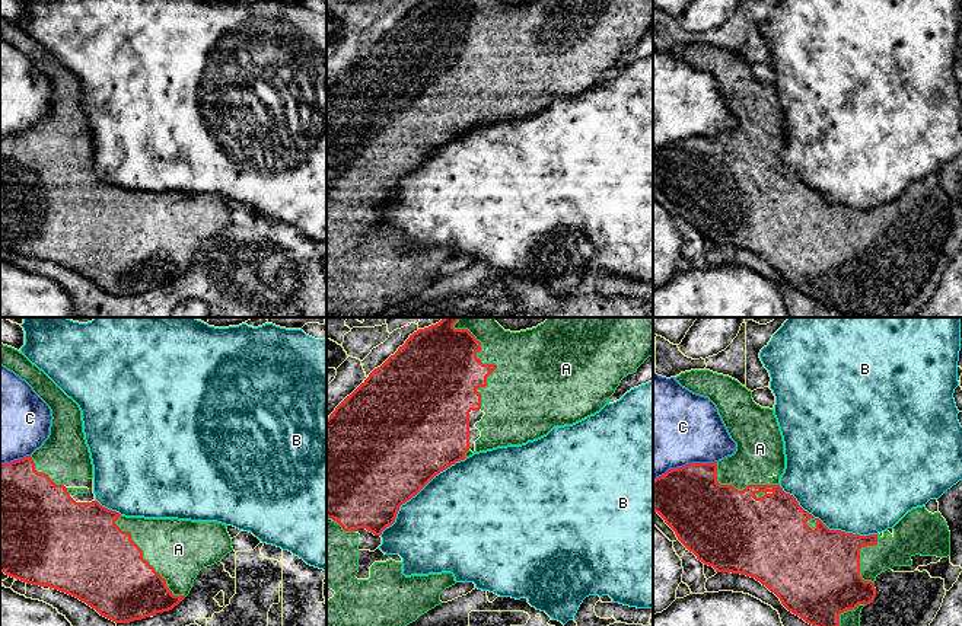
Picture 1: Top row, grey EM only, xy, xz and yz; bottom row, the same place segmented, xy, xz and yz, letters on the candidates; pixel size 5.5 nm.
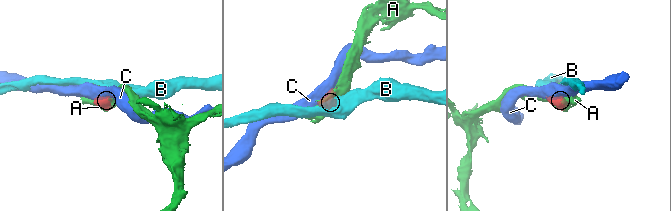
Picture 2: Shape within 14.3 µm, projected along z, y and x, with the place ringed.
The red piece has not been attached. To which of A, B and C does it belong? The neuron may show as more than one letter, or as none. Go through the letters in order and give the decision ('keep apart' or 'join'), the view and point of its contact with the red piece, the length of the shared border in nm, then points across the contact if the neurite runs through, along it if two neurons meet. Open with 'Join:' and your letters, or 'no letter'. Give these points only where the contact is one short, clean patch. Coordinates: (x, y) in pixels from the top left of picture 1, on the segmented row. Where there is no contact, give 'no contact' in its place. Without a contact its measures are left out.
Join: A
A: join; contact xz (484, 364); length 500 nm
B: keep apart; contact yz (825, 526); length 600 nm
C: keep apart; contact yz (685, 465); length 360 nm

